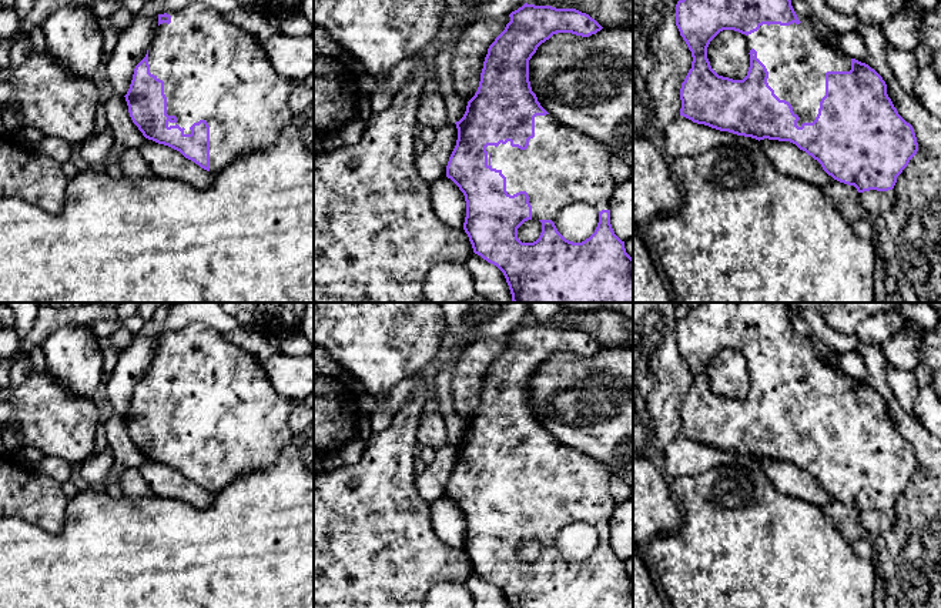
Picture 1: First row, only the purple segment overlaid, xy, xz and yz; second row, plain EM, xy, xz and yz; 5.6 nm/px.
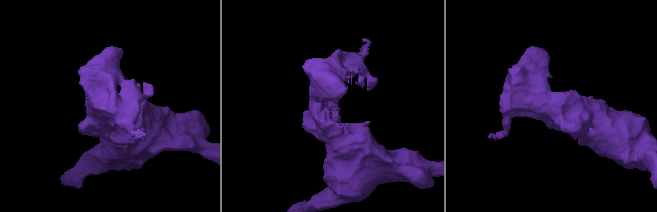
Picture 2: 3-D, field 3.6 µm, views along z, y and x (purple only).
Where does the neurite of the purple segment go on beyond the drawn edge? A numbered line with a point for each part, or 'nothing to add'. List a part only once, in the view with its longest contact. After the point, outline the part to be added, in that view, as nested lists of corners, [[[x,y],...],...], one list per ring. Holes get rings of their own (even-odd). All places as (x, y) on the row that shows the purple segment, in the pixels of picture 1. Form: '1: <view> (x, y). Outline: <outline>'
1: xz (561, 166). Outline: [[[552,114],[535,117],[535,137],[526,150],[506,144],[488,146],[488,166],[506,177],[506,191],[513,196],[526,191],[532,206],[532,220],[555,221],[557,213],[569,204],[586,203],[597,213],[610,210],[616,184],[610,176],[612,153],[596,138],[563,126]]]

